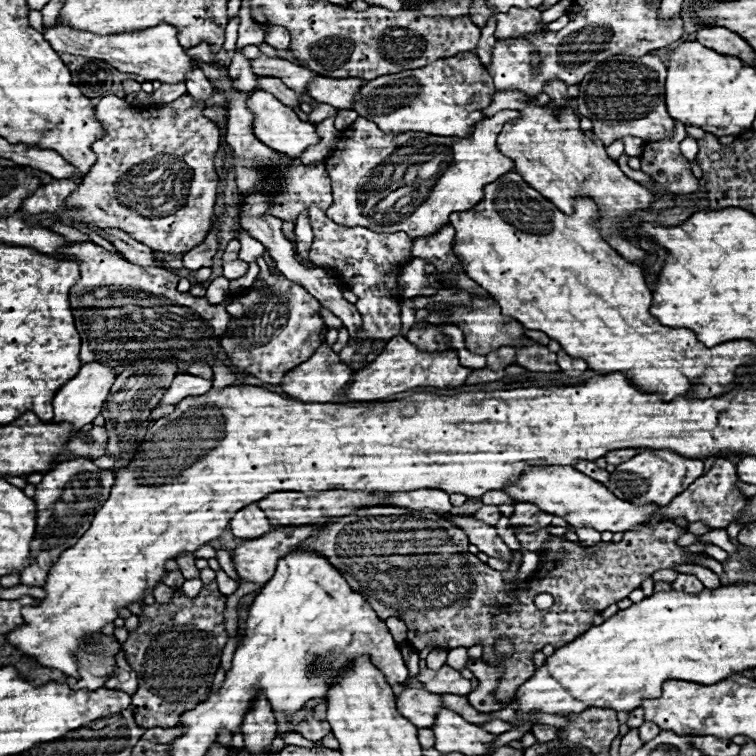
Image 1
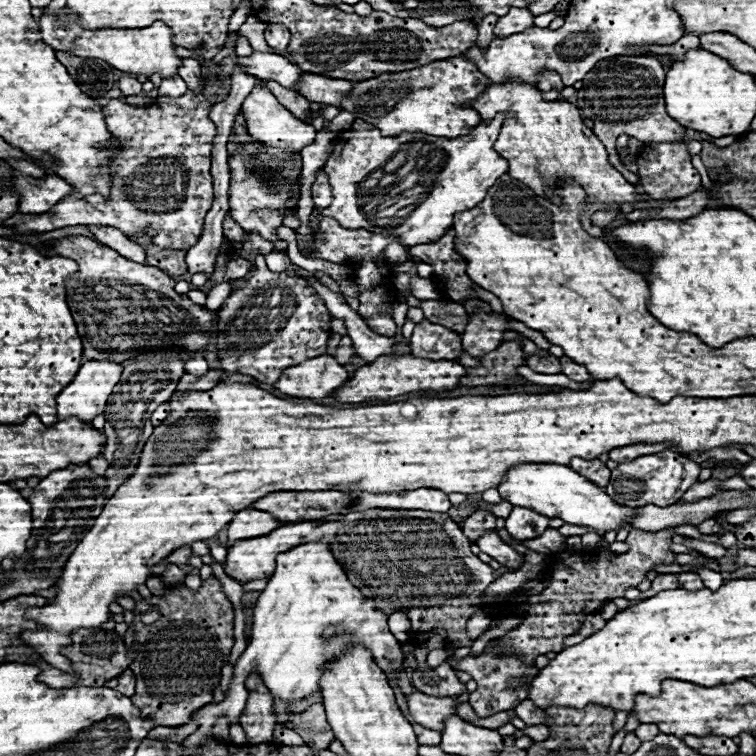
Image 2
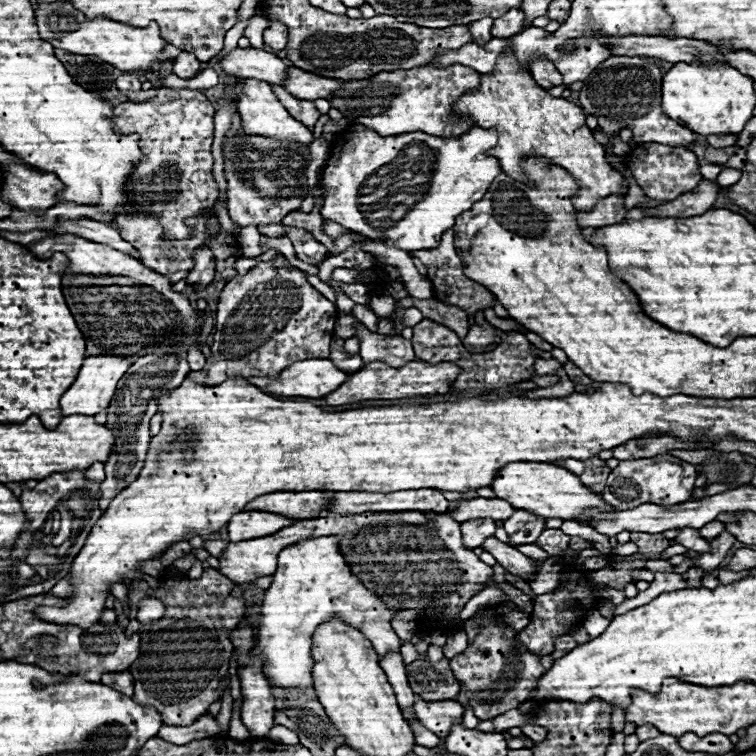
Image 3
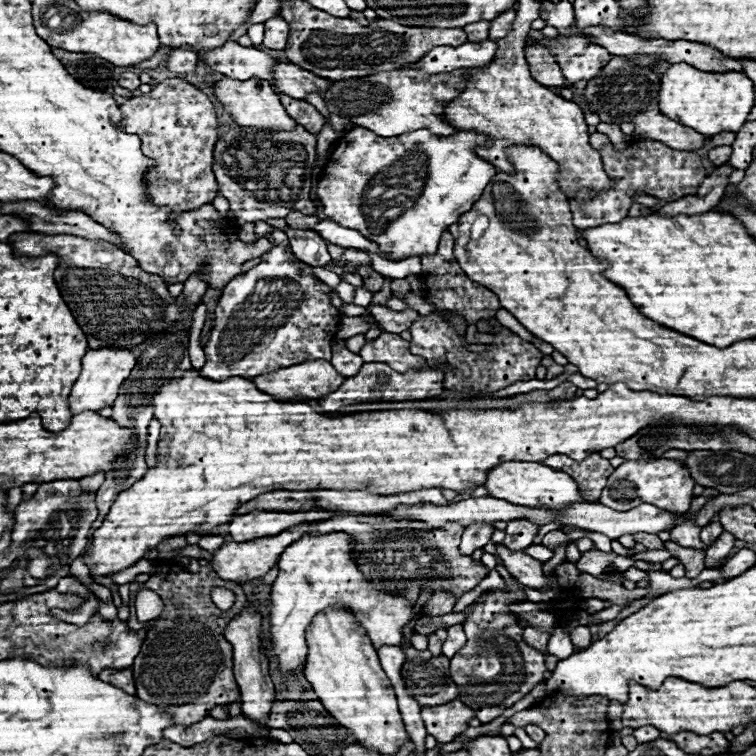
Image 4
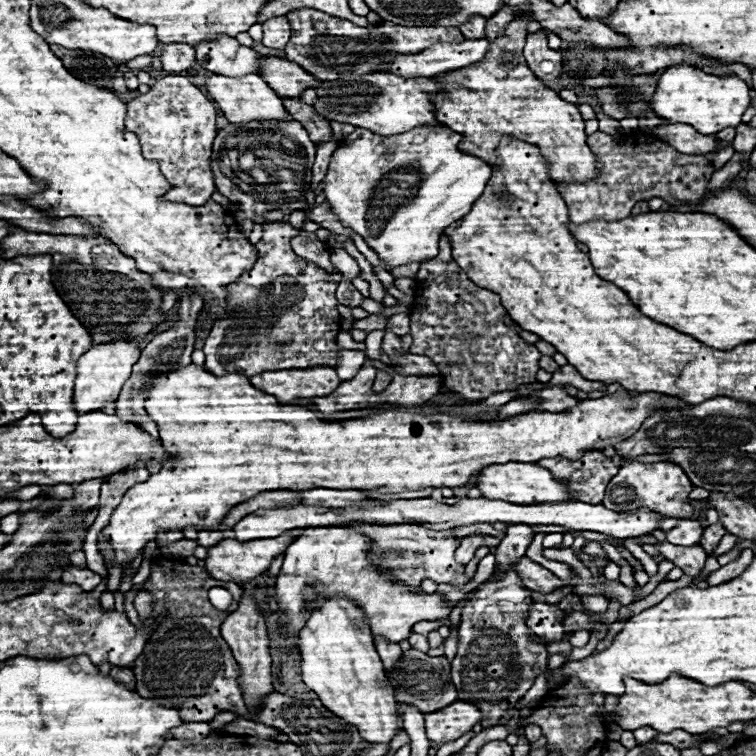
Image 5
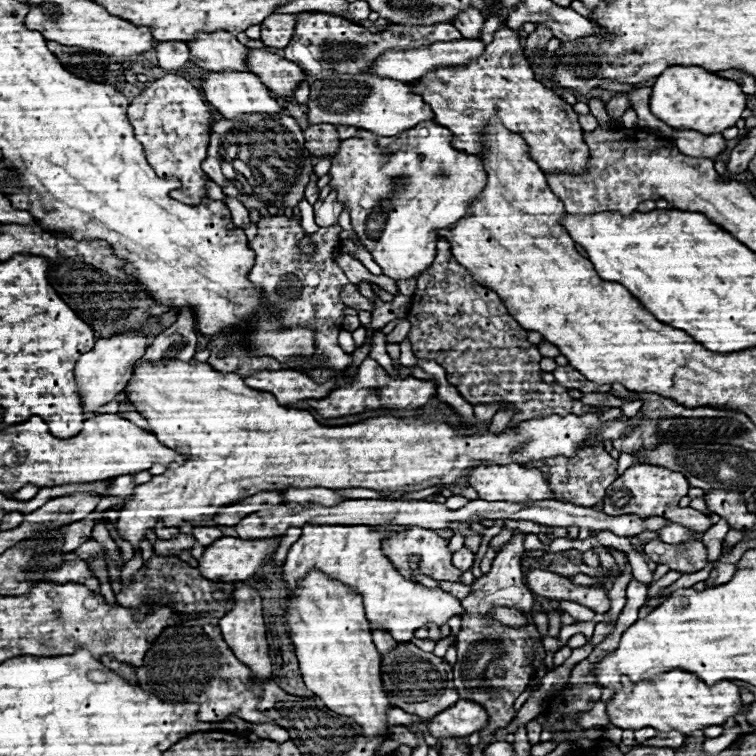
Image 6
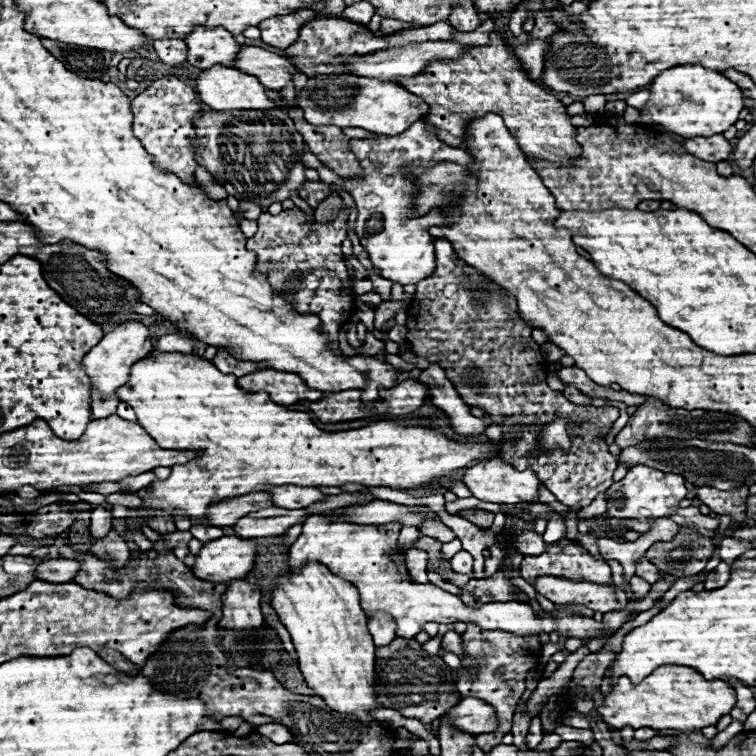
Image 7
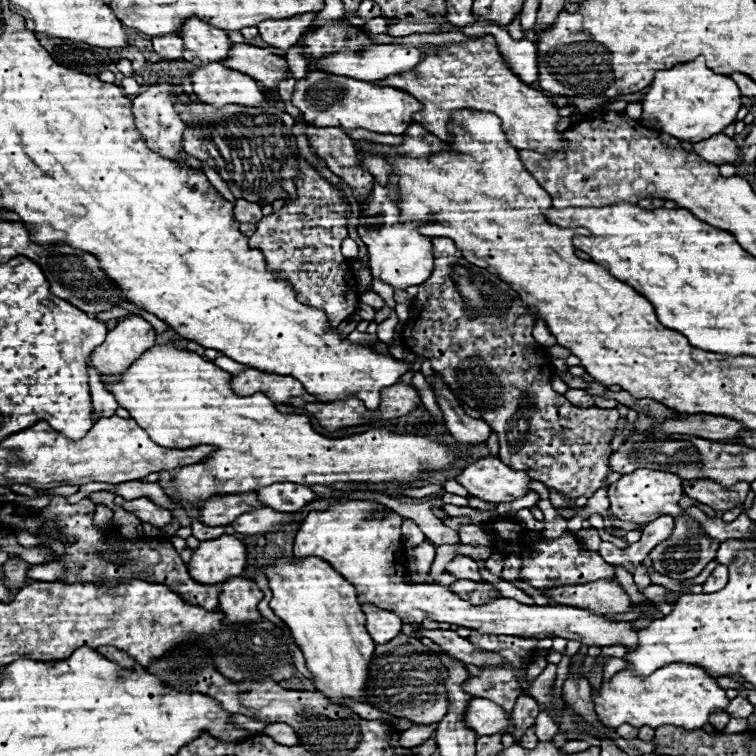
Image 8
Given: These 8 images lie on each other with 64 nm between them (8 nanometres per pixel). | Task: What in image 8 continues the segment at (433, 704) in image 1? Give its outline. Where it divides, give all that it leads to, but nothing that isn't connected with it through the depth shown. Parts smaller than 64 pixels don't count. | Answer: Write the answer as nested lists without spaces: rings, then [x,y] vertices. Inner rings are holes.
[[[474,698],[470,700],[466,708],[466,724],[478,734],[478,736],[492,736],[492,734],[512,734],[514,722],[508,712],[504,712],[498,704],[486,698]]]

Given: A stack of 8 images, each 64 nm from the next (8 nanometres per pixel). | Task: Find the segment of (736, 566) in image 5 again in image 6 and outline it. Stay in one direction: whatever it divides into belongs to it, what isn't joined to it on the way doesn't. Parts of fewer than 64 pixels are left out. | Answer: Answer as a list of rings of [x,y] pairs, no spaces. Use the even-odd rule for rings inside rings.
[[[718,562],[714,566],[714,570],[710,572],[710,578],[706,580],[706,588],[726,584],[734,576],[734,572],[736,572],[736,566],[734,564],[722,564],[722,562]]]

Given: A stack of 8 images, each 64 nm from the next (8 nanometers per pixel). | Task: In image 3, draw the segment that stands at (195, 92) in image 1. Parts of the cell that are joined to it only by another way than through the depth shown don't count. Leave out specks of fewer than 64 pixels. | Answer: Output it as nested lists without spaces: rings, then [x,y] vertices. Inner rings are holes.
[[[182,52],[172,60],[172,72],[178,74],[180,78],[194,78],[198,72],[198,66],[200,62],[196,60],[196,56],[192,56],[192,52]]]

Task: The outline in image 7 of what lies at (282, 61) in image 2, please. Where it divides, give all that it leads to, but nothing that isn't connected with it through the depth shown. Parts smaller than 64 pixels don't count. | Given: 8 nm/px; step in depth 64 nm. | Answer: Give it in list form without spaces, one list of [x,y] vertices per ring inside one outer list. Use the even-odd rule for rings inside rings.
[[[194,28],[184,40],[188,44],[188,62],[200,70],[214,64],[230,66],[240,50],[240,44],[224,28]]]

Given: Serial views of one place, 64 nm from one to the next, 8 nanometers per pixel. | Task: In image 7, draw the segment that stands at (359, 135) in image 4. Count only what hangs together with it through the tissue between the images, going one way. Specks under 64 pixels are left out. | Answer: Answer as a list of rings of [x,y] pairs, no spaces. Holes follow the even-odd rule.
[[[422,120],[412,124],[412,128],[408,128],[408,132],[402,132],[400,136],[380,136],[376,140],[350,140],[350,148],[364,170],[362,180],[344,178],[346,190],[352,194],[358,208],[356,234],[362,246],[368,250],[372,264],[380,270],[382,278],[398,282],[402,286],[418,284],[420,280],[424,280],[424,276],[430,276],[434,268],[434,238],[426,232],[426,228],[444,226],[448,224],[446,216],[458,216],[460,212],[428,212],[422,218],[404,220],[412,212],[416,186],[414,182],[406,180],[406,176],[402,174],[402,166],[430,168],[438,162],[448,160],[468,166],[474,160],[462,148],[452,148],[438,140],[434,128],[424,124]]]

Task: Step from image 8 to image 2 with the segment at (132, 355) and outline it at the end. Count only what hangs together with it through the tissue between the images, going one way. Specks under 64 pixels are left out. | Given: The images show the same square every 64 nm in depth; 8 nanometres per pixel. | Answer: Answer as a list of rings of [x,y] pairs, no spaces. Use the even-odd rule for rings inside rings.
[[[86,360],[82,364],[82,368],[78,370],[76,378],[58,394],[56,402],[58,402],[58,420],[76,416],[82,422],[92,422],[94,416],[102,414],[108,402],[108,396],[114,390],[114,384],[118,384],[120,374],[124,372],[124,366],[120,364],[112,364],[110,360]]]

